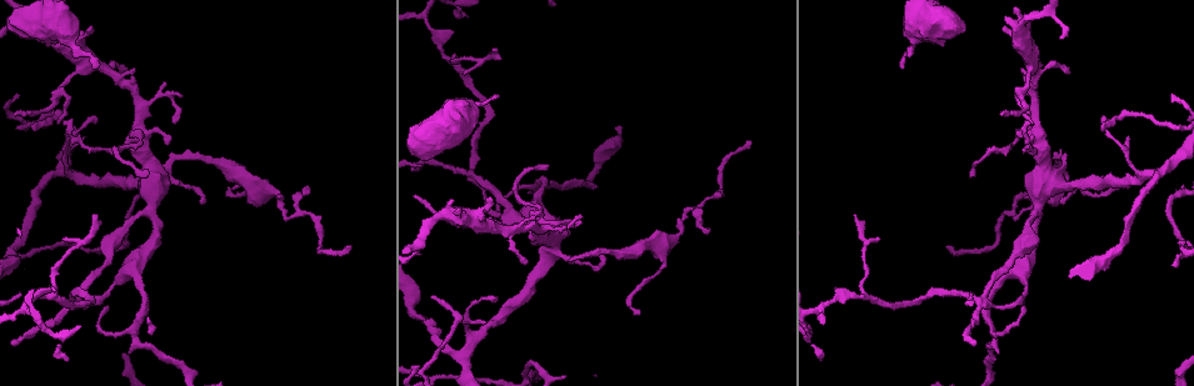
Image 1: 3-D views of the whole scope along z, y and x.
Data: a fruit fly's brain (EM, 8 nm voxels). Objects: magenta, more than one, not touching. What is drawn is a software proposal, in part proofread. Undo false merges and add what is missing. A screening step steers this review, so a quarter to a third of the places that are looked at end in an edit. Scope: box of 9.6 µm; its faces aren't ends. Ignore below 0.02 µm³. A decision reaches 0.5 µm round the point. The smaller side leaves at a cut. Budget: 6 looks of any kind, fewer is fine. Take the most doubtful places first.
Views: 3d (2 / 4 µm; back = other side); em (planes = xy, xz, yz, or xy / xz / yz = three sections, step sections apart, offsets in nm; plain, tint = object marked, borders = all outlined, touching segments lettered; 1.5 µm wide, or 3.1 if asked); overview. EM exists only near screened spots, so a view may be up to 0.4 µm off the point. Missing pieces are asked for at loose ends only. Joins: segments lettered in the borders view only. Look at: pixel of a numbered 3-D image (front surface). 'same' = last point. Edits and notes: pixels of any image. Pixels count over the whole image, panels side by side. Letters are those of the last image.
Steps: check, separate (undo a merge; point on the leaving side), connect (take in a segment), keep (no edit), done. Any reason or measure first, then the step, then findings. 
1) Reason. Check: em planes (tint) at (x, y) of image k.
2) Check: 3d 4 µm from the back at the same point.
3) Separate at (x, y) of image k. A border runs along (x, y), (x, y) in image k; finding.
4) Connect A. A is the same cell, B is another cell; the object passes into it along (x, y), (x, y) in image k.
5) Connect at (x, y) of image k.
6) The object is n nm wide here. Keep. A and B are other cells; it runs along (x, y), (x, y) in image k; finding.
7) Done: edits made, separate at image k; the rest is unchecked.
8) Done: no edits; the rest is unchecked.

An open end. Check: em planes (plain) at (1023, 68) of image 1.

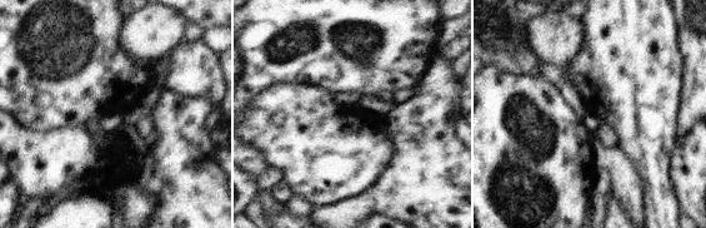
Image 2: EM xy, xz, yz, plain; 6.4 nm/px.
Check: em planes (tint) at the same point.

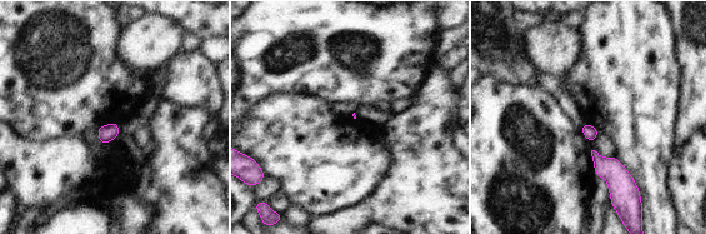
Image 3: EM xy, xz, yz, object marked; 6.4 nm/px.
Check: em planes (borders) at the same point.

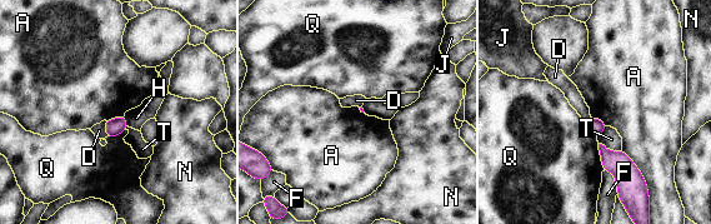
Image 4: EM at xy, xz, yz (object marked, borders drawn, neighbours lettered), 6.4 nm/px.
The longest contact is with A, 300 nm. Keep. A, D, F, H, J, N, Q and T are other cells; no lettered segment goes on from it.

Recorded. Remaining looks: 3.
An open end. Check: em xy step 4 (tint) at (903, 65) of image 1.

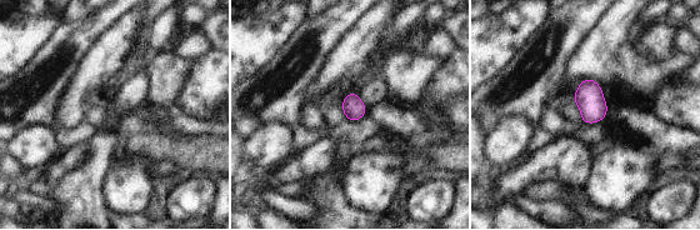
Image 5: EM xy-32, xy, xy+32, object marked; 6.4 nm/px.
Check: em planes (tint) at the same point.

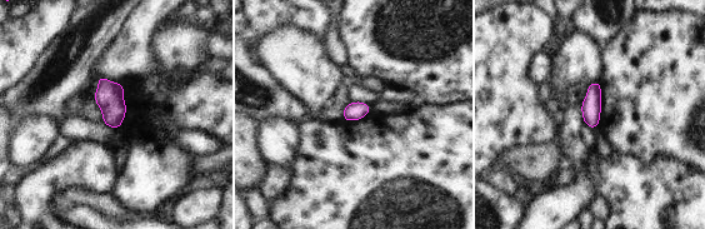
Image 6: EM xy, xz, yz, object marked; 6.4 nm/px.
Check: em planes (borders) at the same point.

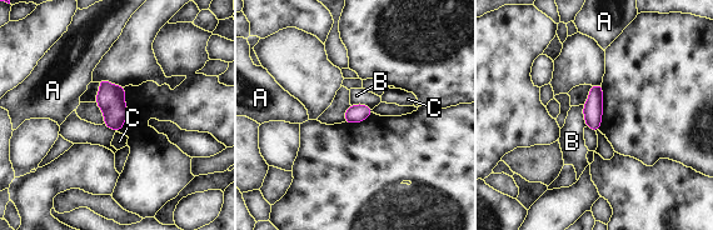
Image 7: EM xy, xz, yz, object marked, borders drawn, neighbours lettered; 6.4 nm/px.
The object is 130 nm wide here. Keep. A, B and C are other cells; a border runs along (350, 104), (367, 104), (372, 109) in image 7; no lettered segment goes on from it.

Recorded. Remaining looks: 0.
Done: no edits; the rest is unchecked.

